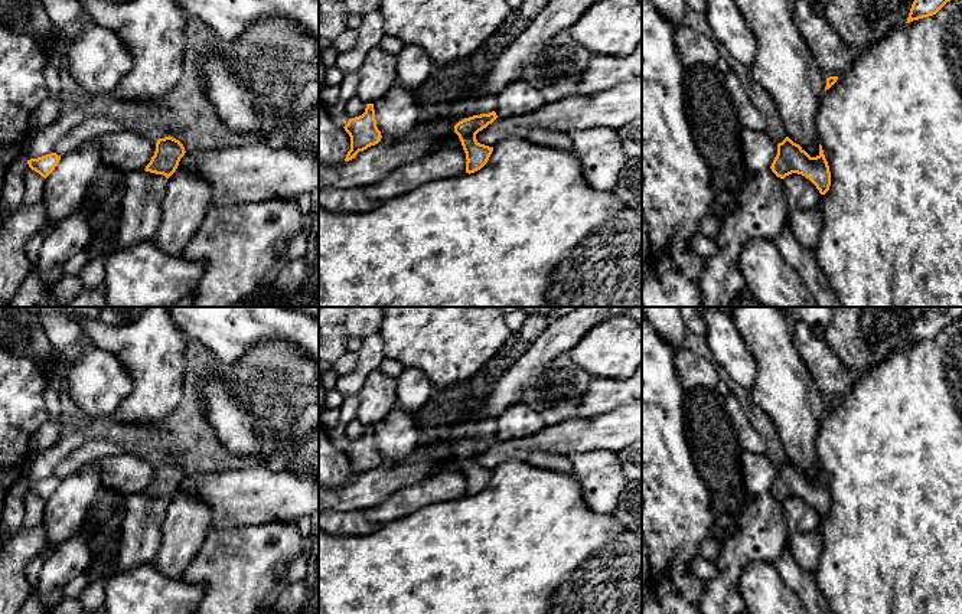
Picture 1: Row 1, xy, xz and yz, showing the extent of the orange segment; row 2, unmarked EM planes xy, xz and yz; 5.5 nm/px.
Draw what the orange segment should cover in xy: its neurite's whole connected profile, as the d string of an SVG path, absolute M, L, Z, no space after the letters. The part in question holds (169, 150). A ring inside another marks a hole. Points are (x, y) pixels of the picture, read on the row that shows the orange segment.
M170 135L159 138L146 169L125 173L127 190L112 245L125 246L153 239L162 222L162 203L169 177L185 153L179 140Z

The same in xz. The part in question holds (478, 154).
M487 95L479 99L462 101L450 112L457 121L454 133L459 135L466 153L466 173L469 174L480 170L493 151L493 147L480 144L476 134L498 118L495 107L496 97Z

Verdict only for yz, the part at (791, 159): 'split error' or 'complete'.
split error

